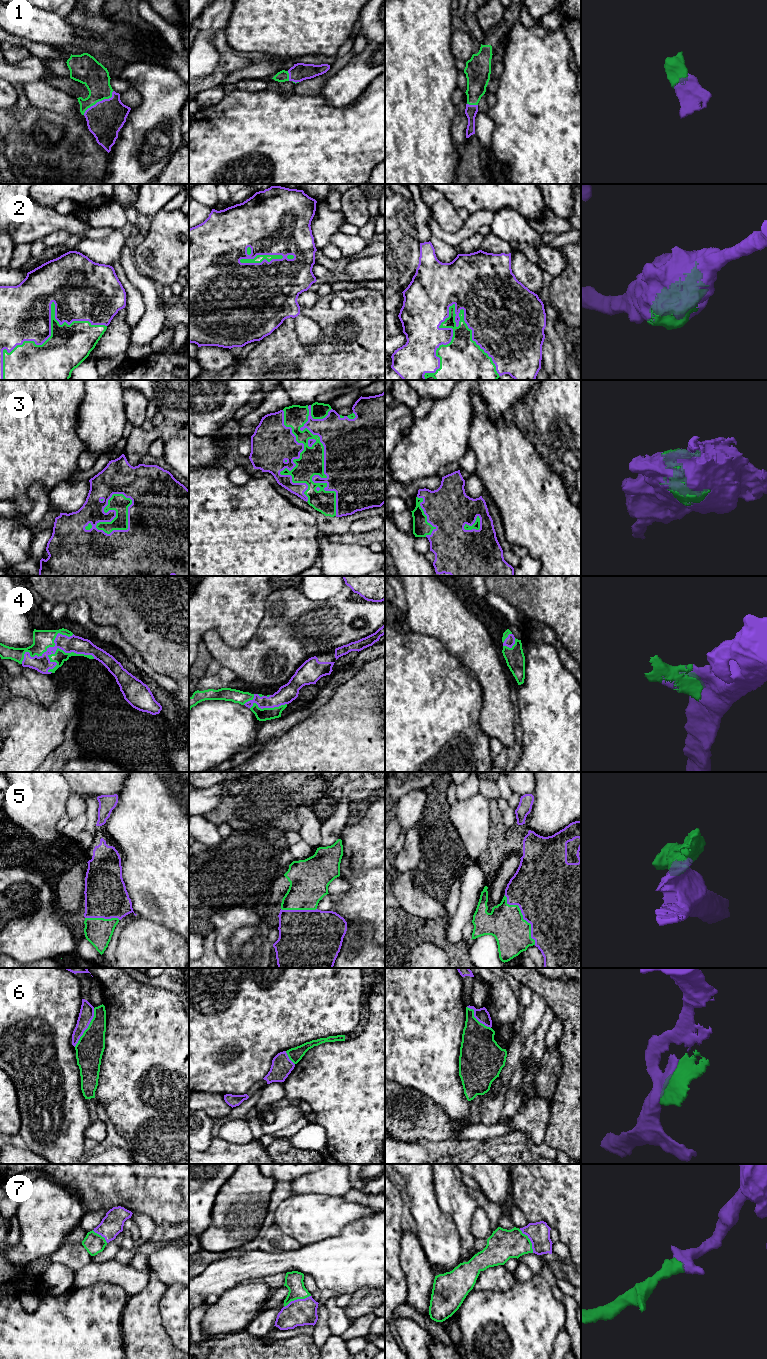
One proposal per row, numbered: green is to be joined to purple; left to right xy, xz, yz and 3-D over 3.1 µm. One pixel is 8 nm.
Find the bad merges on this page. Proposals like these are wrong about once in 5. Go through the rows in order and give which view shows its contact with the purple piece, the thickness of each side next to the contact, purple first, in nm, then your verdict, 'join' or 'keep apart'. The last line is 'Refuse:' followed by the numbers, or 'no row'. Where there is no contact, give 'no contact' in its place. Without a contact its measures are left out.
1: meets purple in xy; 280 nm thick on the purple side, 220 nm on the other; join
2: meets purple in yz; 480 nm thick on the purple side, 280 nm on the other; join
3: meets purple in xz; 500 nm thick on the purple side, 200 nm on the other; join
4: meets purple in xy; 140 nm thick on the purple side, 100 nm on the other; join
5: meets purple in yz; 480 nm thick on the purple side, 280 nm on the other; join
6: meets purple in xy; 120 nm thick on the purple side, 220 nm on the other; join
7: meets purple in xz; 220 nm thick on the purple side, 140 nm on the other; join
Refuse: no row

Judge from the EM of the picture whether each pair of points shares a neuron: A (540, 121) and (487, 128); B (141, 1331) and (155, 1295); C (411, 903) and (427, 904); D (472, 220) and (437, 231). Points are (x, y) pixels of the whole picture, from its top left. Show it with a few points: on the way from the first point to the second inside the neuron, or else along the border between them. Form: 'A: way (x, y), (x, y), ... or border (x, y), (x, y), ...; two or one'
A: border (486, 112), (493, 122), (492, 150); two
B: way (141, 1322), (141, 1312), (146, 1304); one
C: way (415, 903), (423, 904); one
D: way (466, 229), (459, 236), (446, 236); one

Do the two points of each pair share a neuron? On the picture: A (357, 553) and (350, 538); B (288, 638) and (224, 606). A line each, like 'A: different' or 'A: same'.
A: different
B: different

